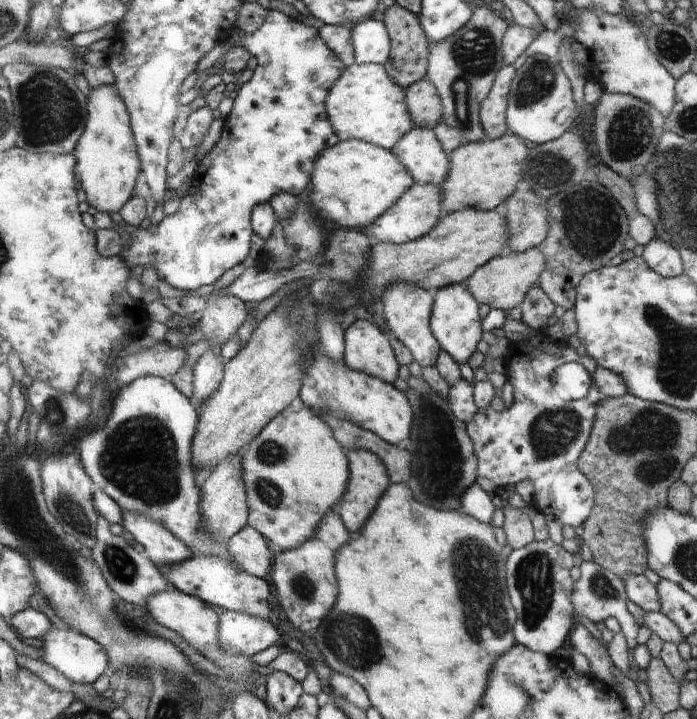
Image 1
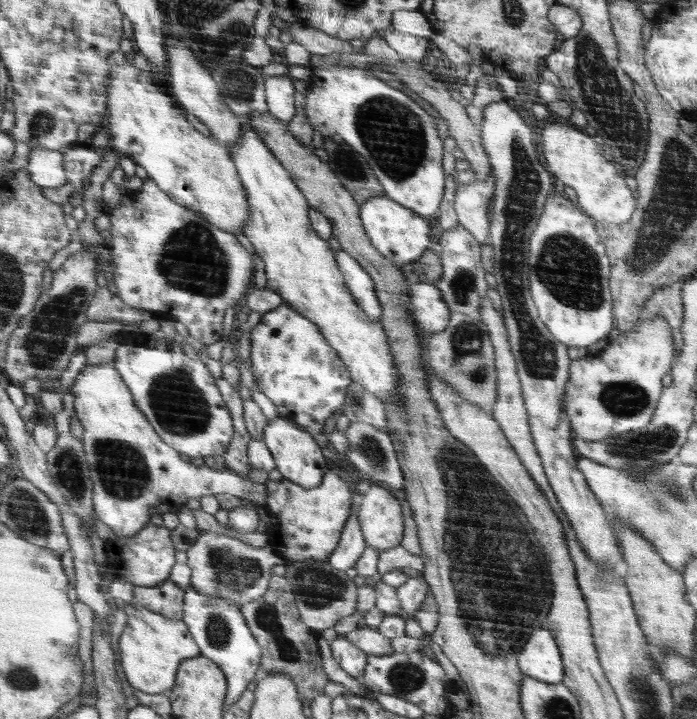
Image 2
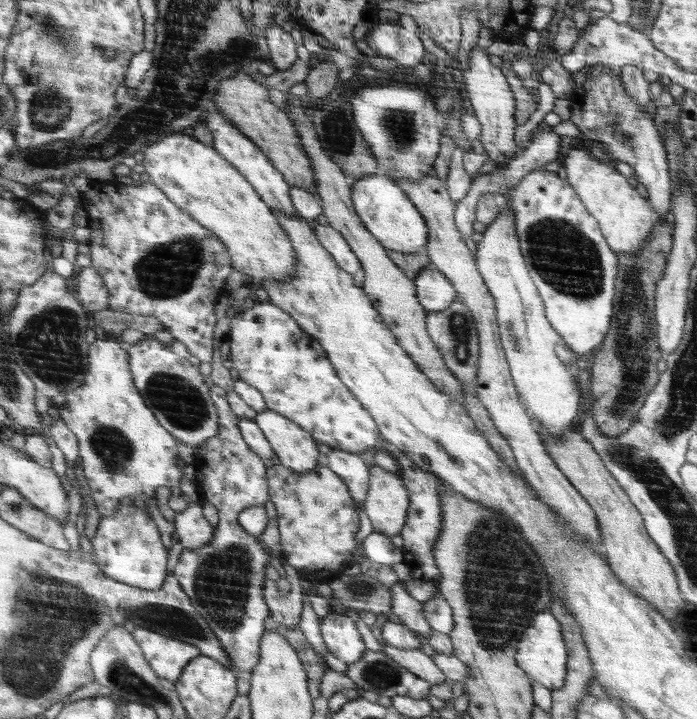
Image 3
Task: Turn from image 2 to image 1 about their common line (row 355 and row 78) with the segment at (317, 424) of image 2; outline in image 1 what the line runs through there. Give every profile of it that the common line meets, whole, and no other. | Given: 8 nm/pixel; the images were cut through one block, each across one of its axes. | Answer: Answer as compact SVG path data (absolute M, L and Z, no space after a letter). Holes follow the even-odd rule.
M270 9L268 16L266 16L264 22L254 34L245 33L244 36L242 36L241 46L246 48L251 56L255 56L259 63L256 69L253 70L253 76L242 85L239 95L235 99L232 112L226 118L226 128L224 128L220 142L212 152L209 152L199 163L197 163L197 165L195 165L194 182L186 195L182 198L179 209L171 215L157 218L154 224L150 225L149 228L139 228L134 234L131 234L132 244L123 254L124 260L128 262L132 269L138 265L142 265L145 268L148 266L147 264L154 266L161 278L166 280L171 286L174 286L174 288L178 288L182 291L198 290L198 288L202 289L203 287L208 287L210 284L216 284L228 270L232 270L232 268L236 268L238 264L242 264L242 262L246 260L246 256L250 254L250 252L248 252L248 250L250 250L250 238L252 238L252 234L255 233L252 232L253 226L250 226L250 214L253 214L253 210L258 204L269 202L276 194L282 192L288 192L298 198L305 195L308 186L310 186L310 176L312 176L312 172L314 172L316 160L320 158L320 154L322 154L326 148L336 146L340 140L338 136L336 136L336 132L334 132L333 124L328 120L325 100L326 96L330 94L332 85L342 76L342 72L344 72L346 66L337 55L333 54L333 50L330 50L329 45L321 36L318 36L316 28L308 25L304 26L302 22L296 22L296 20L286 18L282 12Z

